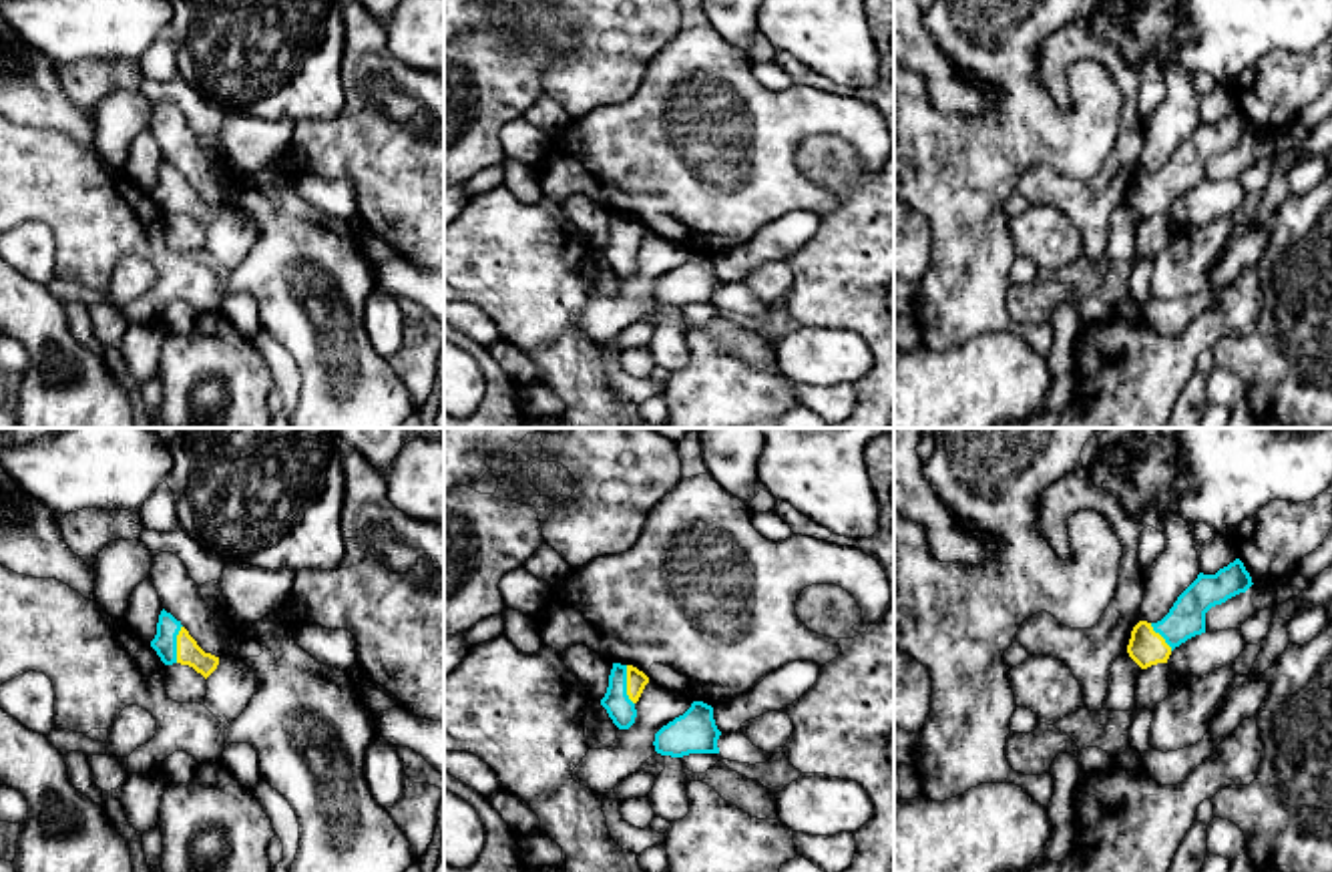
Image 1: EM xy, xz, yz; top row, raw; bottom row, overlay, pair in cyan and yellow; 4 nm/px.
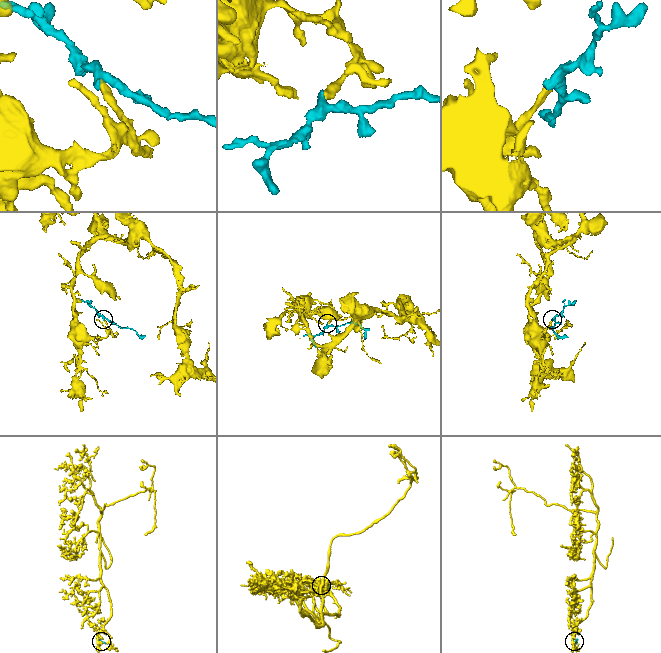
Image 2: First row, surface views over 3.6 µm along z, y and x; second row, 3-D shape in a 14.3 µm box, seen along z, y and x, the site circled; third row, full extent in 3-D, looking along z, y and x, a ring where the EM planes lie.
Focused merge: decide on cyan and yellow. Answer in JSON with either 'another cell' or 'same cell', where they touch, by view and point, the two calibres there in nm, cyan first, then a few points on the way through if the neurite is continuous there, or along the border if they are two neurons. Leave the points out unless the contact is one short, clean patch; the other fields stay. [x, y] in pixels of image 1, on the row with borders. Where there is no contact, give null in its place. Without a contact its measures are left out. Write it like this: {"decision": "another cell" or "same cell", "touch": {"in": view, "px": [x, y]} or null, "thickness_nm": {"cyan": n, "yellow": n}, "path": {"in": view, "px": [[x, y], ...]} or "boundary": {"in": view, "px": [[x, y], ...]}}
{"decision": "same cell", "touch": {"in": "xz", "px": [625, 686]}, "thickness_nm": {"cyan": 110, "yellow": 80}}

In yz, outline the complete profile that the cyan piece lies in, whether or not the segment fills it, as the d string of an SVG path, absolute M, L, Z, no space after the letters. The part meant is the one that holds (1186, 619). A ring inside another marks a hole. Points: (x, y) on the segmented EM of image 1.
M1240 559L1219 569L1215 575L1199 573L1161 621L1139 621L1133 627L1127 645L1129 657L1141 669L1167 663L1175 647L1205 633L1205 613L1211 607L1246 593L1252 585L1252 577Z

